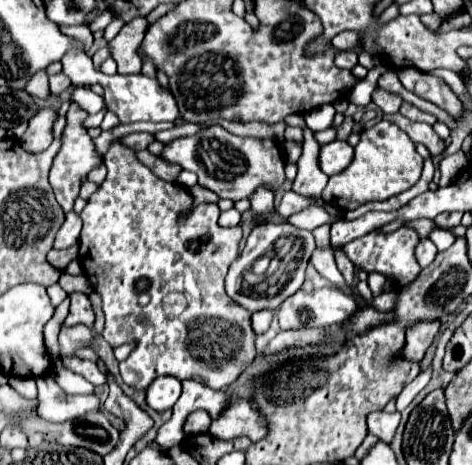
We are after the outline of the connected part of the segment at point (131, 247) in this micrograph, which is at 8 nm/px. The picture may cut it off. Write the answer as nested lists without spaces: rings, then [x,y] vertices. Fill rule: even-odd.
[[[117,138],[117,142],[109,146],[105,166],[105,182],[87,200],[87,206],[81,212],[83,230],[79,238],[79,262],[93,290],[99,292],[103,298],[105,330],[101,336],[111,346],[133,346],[129,358],[119,364],[123,382],[133,388],[145,390],[153,378],[169,374],[179,380],[195,378],[213,390],[221,390],[223,386],[231,384],[255,358],[255,334],[249,322],[251,314],[243,306],[227,298],[225,292],[227,270],[231,262],[239,256],[239,242],[243,234],[241,226],[219,226],[217,220],[221,210],[217,204],[193,206],[193,196],[187,188],[177,182],[165,182],[157,178],[143,162],[139,162],[135,150],[123,146],[121,138]],[[181,210],[191,210],[185,222],[177,222]],[[139,278],[149,280],[149,288],[145,292],[135,290],[135,282]],[[173,292],[183,294],[187,302],[183,310],[173,312],[175,306],[163,308],[165,298]]]

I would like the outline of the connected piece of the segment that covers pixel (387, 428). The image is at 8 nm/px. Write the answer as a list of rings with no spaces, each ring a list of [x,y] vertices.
[[[371,412],[367,416],[367,424],[369,424],[369,432],[375,432],[375,436],[379,436],[379,440],[383,442],[391,442],[393,434],[395,434],[395,428],[399,424],[399,418],[401,414],[399,412],[393,412],[393,414],[387,414],[387,412]]]

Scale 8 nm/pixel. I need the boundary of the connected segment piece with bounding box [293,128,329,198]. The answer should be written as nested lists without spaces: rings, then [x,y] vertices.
[[[305,128],[305,142],[303,142],[303,154],[297,162],[297,178],[293,180],[293,190],[303,196],[319,198],[327,184],[327,174],[319,170],[319,142],[313,138],[313,132]]]

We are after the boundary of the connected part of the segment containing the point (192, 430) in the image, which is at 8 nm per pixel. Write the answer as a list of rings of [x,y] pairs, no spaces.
[[[195,410],[187,416],[185,420],[185,434],[205,434],[209,430],[209,424],[211,424],[211,416],[205,412],[205,410]]]

